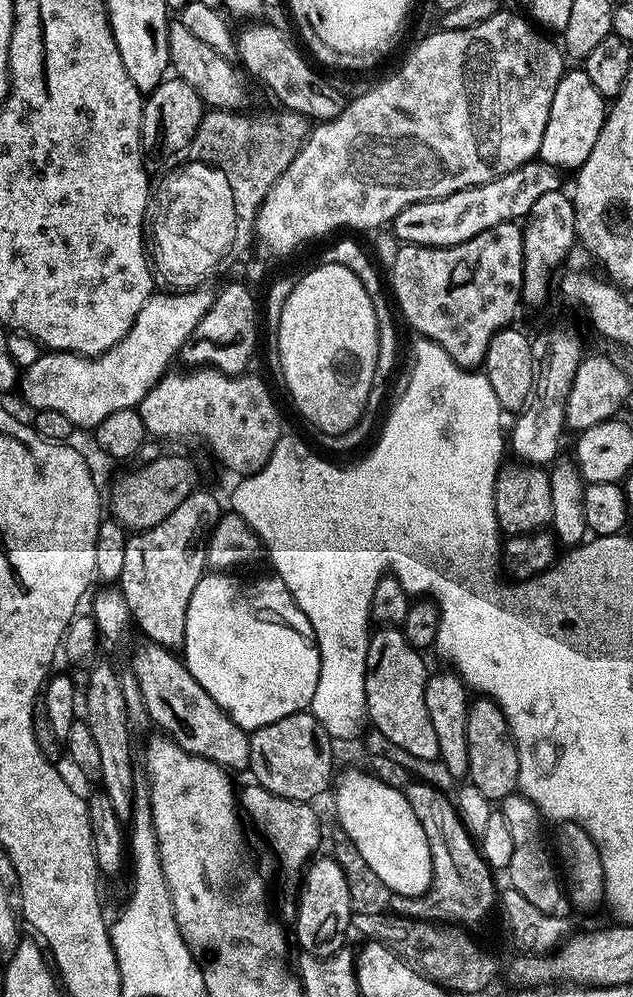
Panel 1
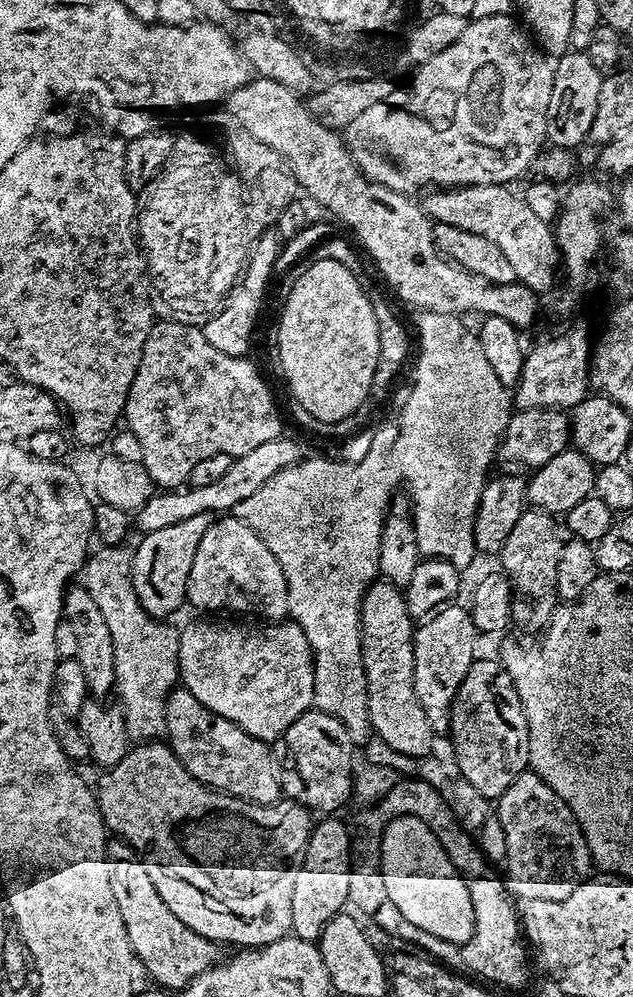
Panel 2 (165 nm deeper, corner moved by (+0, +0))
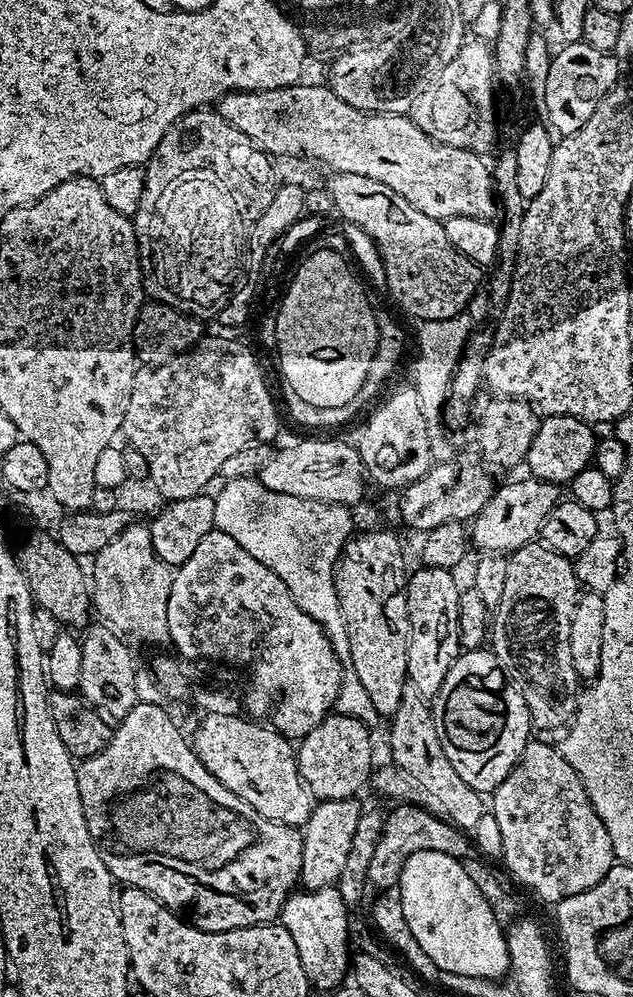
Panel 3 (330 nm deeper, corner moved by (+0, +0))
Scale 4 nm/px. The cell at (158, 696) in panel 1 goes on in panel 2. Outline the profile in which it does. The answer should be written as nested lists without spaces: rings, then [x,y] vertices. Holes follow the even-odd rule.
[[[177,686],[169,692],[164,731],[172,753],[198,782],[254,804],[275,804],[281,799],[280,773],[273,749],[234,722],[211,712],[188,688]]]

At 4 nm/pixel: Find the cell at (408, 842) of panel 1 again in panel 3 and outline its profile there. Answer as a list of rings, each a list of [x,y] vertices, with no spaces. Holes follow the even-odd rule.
[[[419,849],[406,858],[400,872],[398,891],[401,894],[402,914],[410,926],[410,934],[414,934],[418,944],[426,950],[441,973],[495,980],[509,971],[505,929],[494,916],[490,903],[474,886],[473,879],[466,874],[459,859],[438,850]]]

